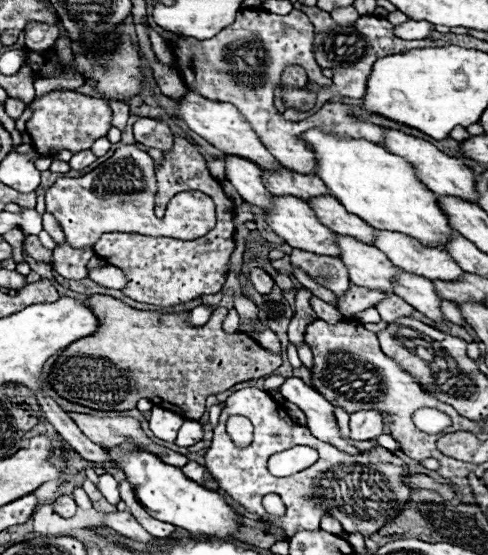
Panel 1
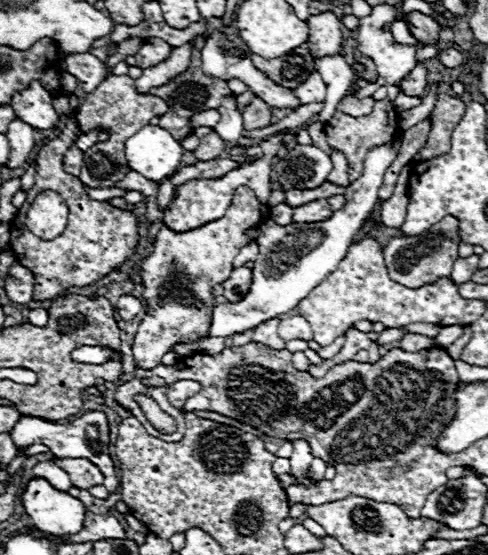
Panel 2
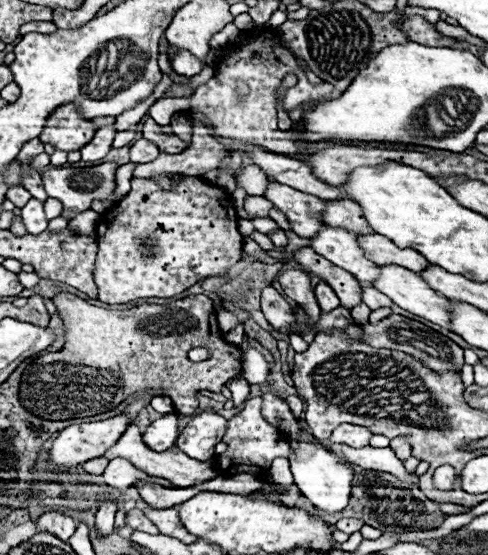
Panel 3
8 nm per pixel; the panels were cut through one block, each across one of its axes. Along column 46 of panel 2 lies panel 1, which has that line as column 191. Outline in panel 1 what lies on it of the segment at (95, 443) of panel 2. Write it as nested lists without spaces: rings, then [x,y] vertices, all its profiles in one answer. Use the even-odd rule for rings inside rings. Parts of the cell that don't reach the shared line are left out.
[[[186,420],[186,422],[182,424],[182,428],[178,430],[176,444],[182,446],[182,448],[190,448],[190,446],[194,446],[196,442],[200,442],[202,438],[204,438],[202,424],[196,422],[196,420]]]

